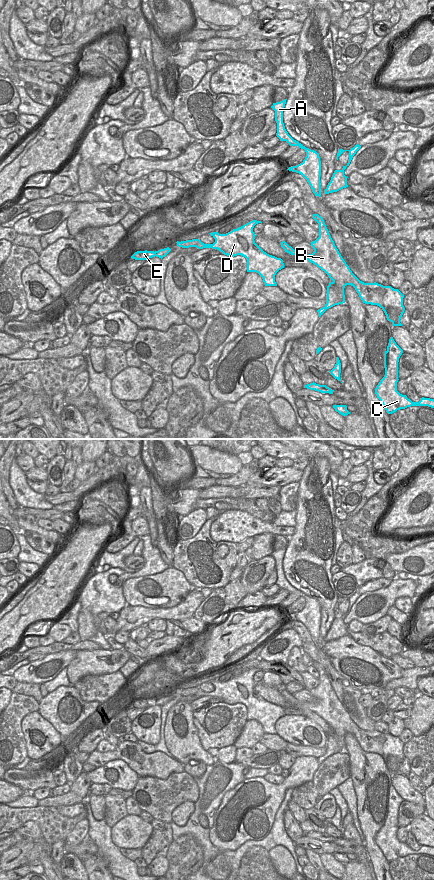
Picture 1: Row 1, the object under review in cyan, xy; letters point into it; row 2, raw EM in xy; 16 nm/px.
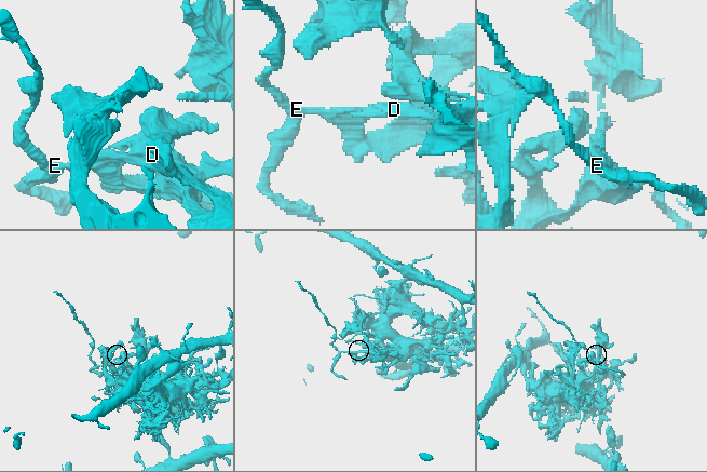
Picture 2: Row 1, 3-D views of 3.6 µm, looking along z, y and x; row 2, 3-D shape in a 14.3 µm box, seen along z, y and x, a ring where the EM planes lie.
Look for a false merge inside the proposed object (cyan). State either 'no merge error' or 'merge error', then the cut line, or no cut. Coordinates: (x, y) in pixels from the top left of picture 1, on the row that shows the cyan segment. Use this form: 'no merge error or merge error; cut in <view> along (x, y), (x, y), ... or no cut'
merge error; cut in xy along (154, 252), (155, 255)

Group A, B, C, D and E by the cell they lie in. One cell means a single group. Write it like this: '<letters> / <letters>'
A B C D / E

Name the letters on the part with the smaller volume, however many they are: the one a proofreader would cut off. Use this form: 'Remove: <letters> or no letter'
Remove: E

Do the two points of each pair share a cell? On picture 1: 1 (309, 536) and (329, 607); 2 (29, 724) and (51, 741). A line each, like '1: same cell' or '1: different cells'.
1: same cell
2: same cell

